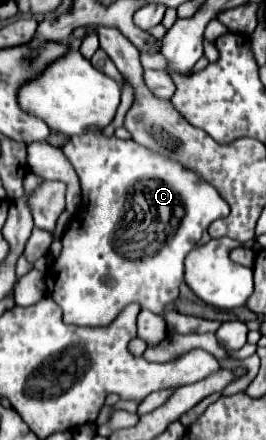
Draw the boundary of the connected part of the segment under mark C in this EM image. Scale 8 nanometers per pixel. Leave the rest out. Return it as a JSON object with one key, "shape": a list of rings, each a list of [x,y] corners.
{"shape":[[[97,128],[73,136],[63,152],[81,180],[83,204],[69,220],[61,238],[61,254],[47,272],[47,296],[61,306],[63,320],[75,326],[107,326],[129,302],[139,302],[143,308],[163,314],[165,306],[179,296],[185,256],[197,246],[213,220],[229,214],[229,206],[195,172],[185,172],[179,164],[153,156],[133,140],[105,136]]]}

